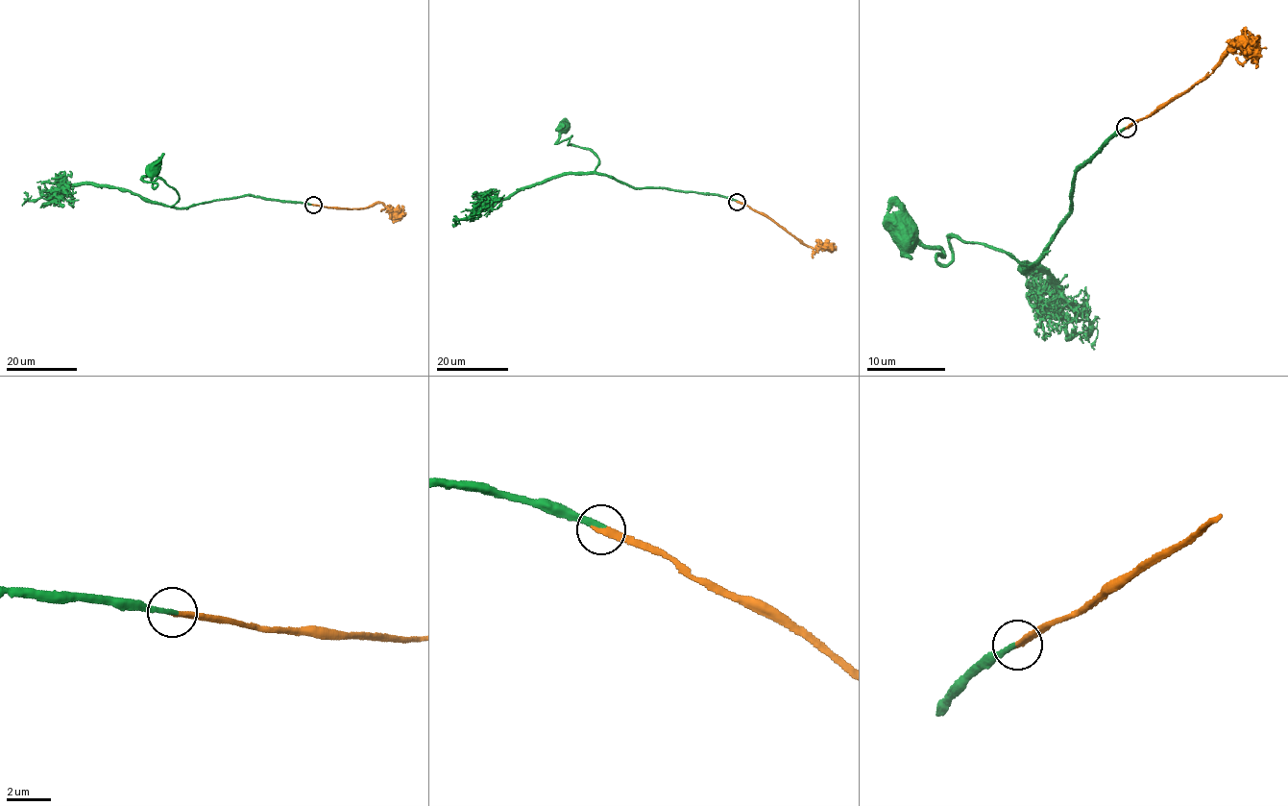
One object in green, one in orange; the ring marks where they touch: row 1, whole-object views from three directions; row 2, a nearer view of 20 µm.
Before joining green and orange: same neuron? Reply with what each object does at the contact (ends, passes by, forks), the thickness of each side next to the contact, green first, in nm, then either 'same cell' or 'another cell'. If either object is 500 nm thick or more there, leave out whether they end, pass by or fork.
green ends; orange ends; calibres 240 and 280 nm; same cell

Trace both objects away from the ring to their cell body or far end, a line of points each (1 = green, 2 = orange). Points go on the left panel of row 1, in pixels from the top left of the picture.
1: (313, 204), (246, 196), (174, 207), (179, 197), (173, 188), (157, 178), (154, 188), (143, 178), (151, 170)
2: (312, 205), (362, 208), (382, 203), (405, 213)

